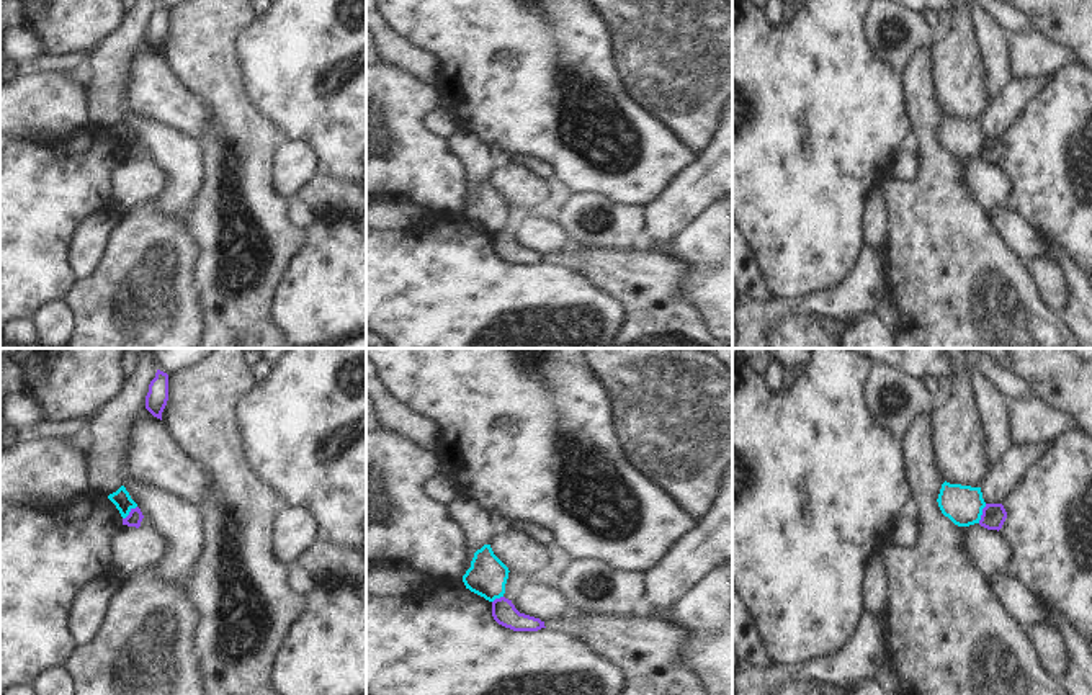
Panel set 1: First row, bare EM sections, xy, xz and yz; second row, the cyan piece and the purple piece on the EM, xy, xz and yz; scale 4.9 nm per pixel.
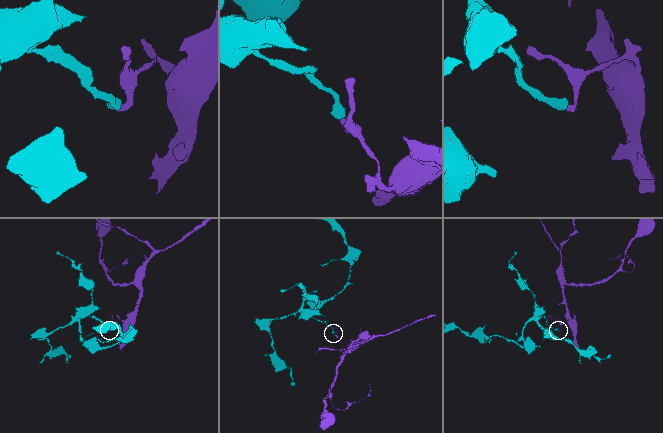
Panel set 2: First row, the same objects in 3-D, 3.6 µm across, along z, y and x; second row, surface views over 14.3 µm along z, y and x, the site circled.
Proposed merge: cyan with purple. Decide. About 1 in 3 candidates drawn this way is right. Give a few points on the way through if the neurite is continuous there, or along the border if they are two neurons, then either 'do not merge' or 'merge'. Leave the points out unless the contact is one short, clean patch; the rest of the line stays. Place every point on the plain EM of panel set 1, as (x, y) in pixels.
border yz (986, 138), (978, 156); do not merge

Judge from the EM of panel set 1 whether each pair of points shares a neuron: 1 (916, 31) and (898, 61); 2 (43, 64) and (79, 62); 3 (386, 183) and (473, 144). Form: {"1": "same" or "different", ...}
{"1": "same", "2": "same", "3": "different"}

